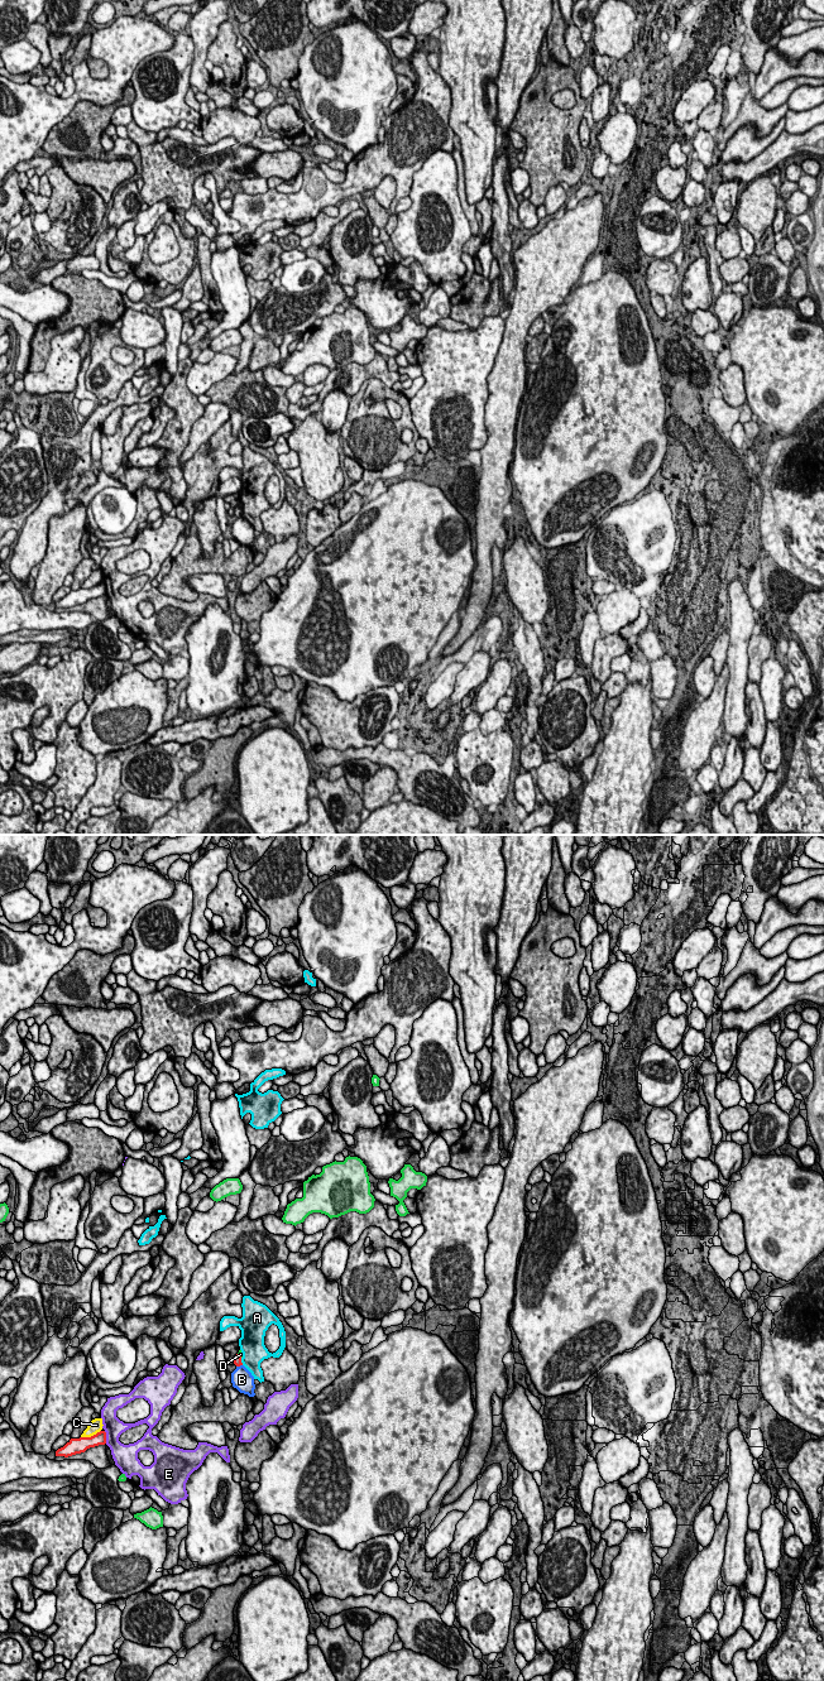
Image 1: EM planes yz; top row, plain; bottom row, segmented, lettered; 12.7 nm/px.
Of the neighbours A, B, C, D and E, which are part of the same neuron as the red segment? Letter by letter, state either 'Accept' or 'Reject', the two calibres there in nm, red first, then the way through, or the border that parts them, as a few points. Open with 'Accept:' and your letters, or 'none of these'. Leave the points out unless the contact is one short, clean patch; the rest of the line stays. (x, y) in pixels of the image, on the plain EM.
Accept: none of these
A: Reject. Thickness 100 nm (red) against 320 nm
B: Reject. Thickness 100 nm (red) against 280 nm. Boundary: yz (242, 515), (236, 518)
C: Reject. Thickness 190 nm (red) against 160 nm
D: Reject. Thickness 100 nm (red) against 60 nm
E: Reject. Thickness 160 nm (red) against 240 nm

